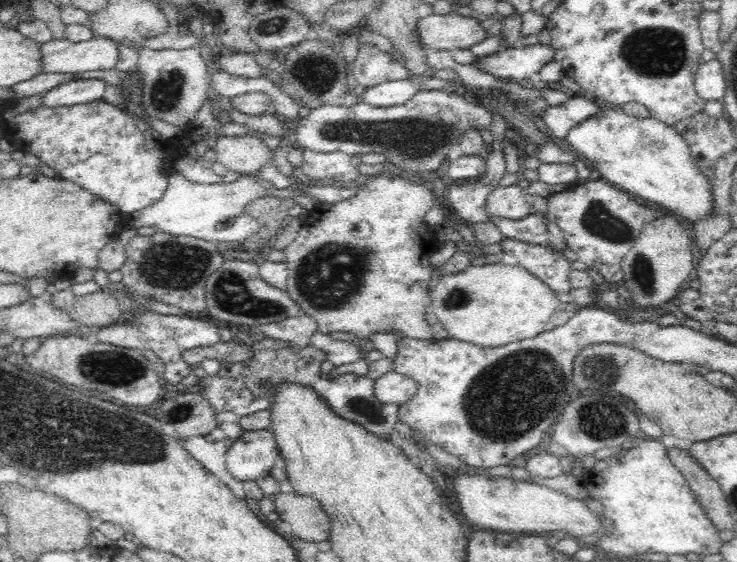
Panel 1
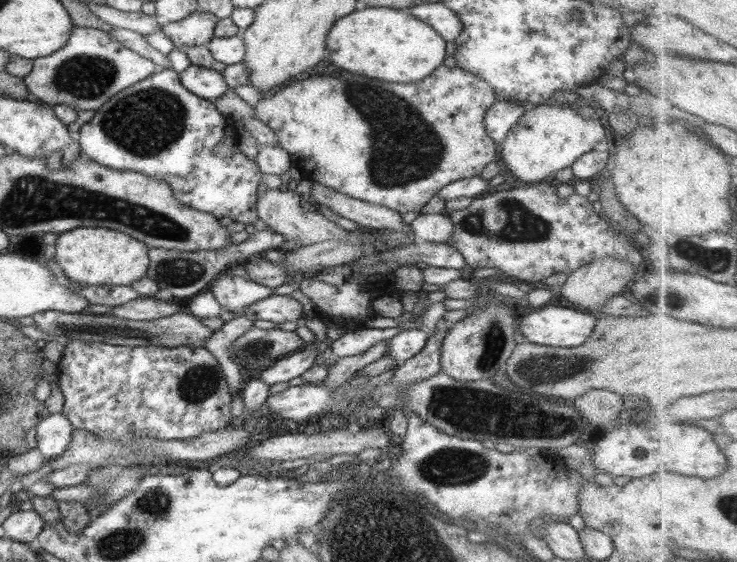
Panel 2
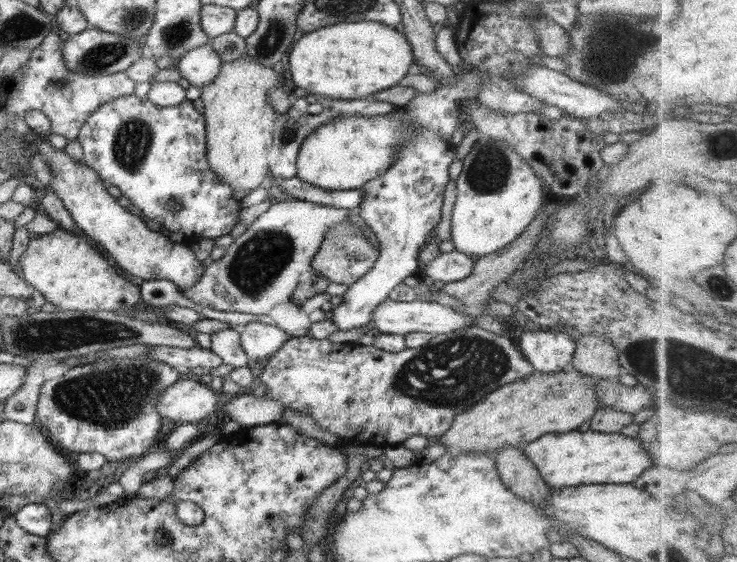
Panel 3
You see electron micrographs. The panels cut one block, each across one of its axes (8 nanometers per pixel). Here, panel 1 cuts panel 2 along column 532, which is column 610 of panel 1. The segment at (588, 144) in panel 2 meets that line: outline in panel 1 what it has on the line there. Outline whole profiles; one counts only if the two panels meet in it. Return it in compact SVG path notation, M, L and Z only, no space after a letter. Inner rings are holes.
M604 106L595 115L570 129L565 141L577 156L584 158L596 176L602 176L610 184L658 205L664 206L672 215L686 222L700 222L712 216L712 193L710 173L696 168L688 143L672 124L664 124L655 118L636 118L619 108Z

